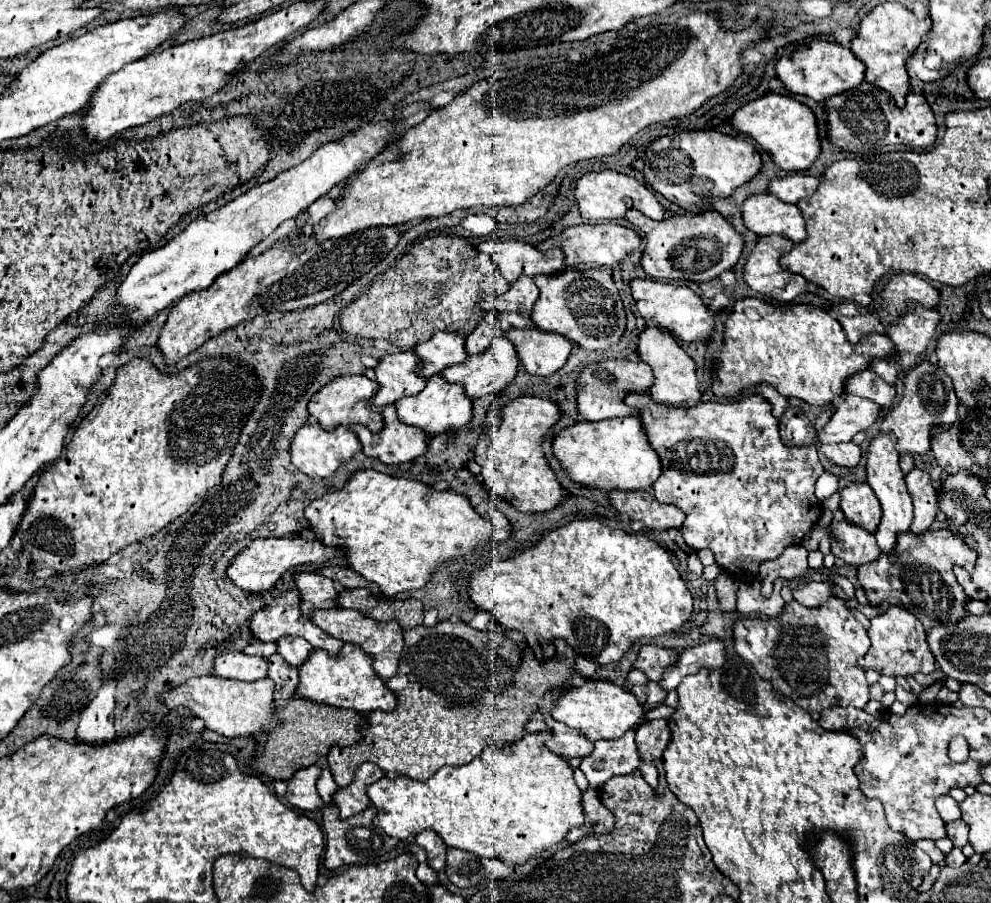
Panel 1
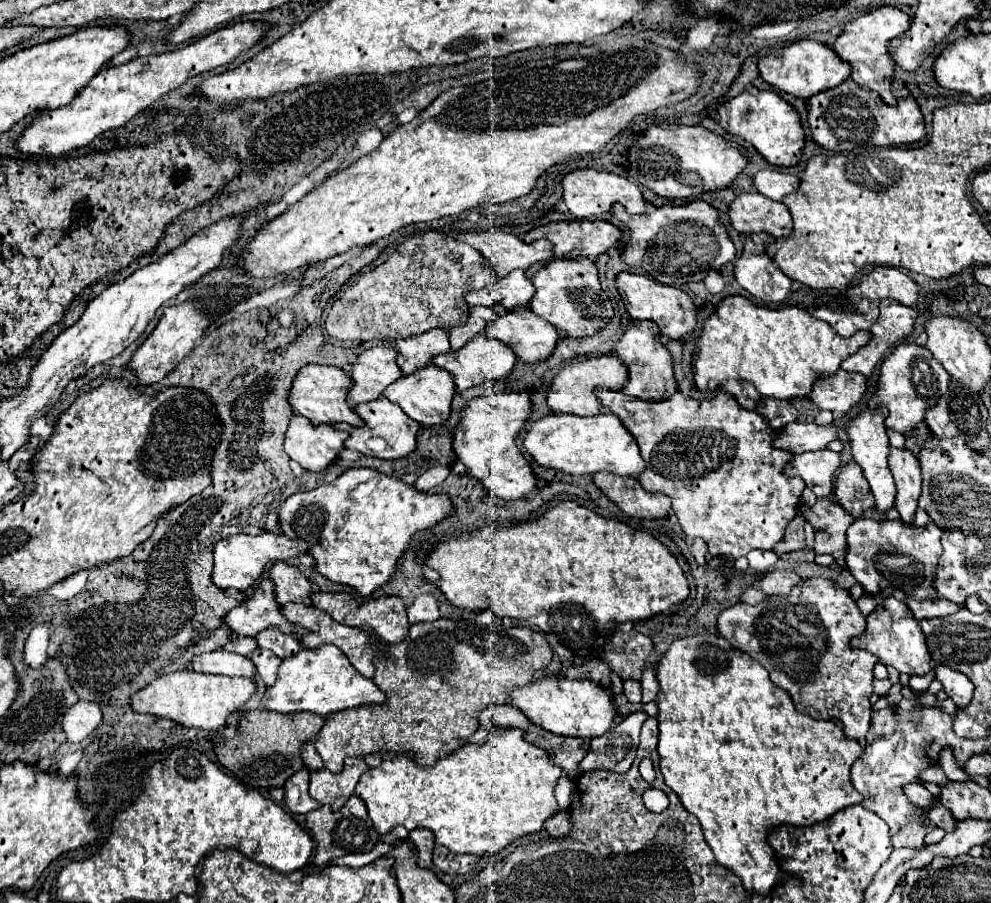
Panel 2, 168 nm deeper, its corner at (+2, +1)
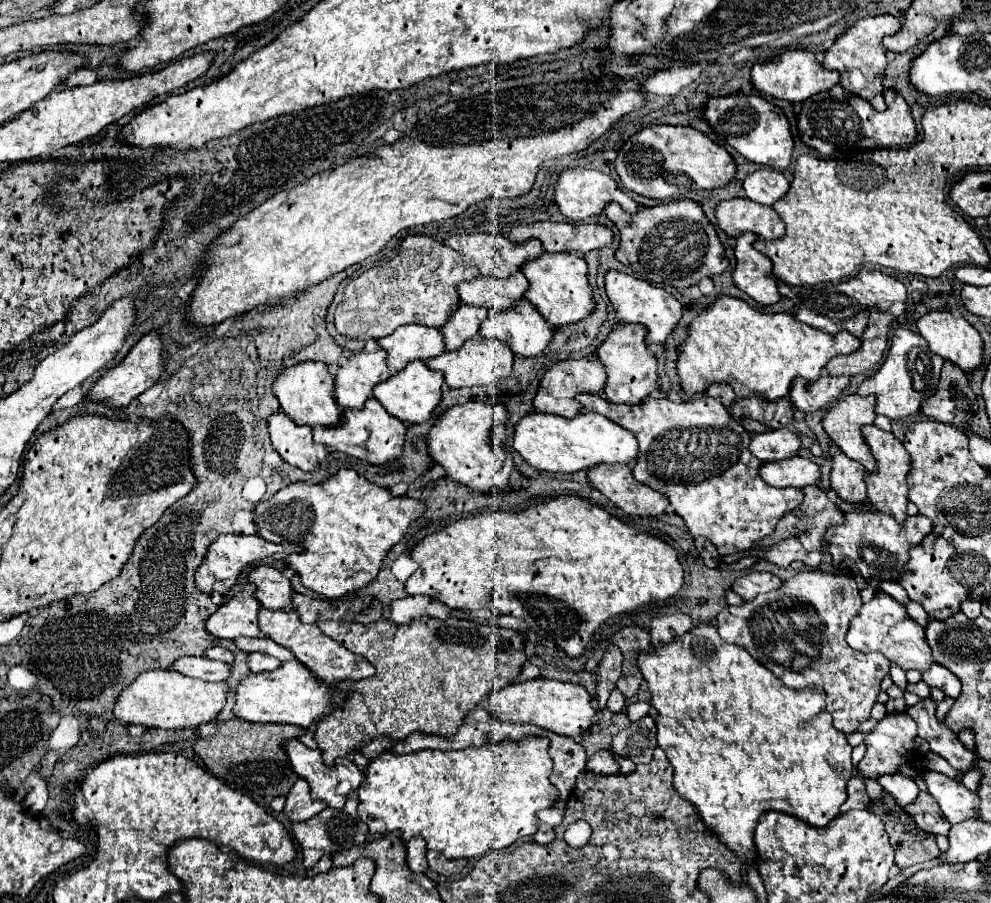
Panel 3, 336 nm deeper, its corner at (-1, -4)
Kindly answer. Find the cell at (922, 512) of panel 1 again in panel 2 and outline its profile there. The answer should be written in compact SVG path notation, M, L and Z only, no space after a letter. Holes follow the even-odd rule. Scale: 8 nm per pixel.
M890 447L888 465L896 483L896 499L894 507L900 513L904 523L912 523L914 511L918 507L918 495L922 491L922 477L918 459L908 449L894 449Z

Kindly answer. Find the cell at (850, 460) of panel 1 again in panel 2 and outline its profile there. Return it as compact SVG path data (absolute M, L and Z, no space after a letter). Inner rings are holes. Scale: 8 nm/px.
M820 449L794 455L784 467L786 477L802 477L816 497L828 497L832 491L832 477L840 467L840 453Z

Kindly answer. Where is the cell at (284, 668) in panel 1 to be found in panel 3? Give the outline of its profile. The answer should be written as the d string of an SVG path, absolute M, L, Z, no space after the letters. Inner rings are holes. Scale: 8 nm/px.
M261 652L249 654L249 668L251 668L251 672L273 672L279 666L281 666L281 662L275 660L273 656L265 656Z

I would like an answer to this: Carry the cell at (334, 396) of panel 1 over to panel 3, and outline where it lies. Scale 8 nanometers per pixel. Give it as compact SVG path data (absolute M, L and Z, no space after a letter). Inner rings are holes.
M301 362L285 368L273 382L273 392L281 402L281 410L301 426L335 426L341 422L341 410L333 400L333 374L323 362Z

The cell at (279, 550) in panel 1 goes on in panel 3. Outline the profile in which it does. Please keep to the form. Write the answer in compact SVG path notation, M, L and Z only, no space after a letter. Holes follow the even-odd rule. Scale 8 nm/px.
M225 534L225 536L219 536L209 546L205 562L197 568L197 574L195 574L197 588L201 588L201 592L205 592L205 594L211 594L211 592L227 594L237 584L239 576L243 574L243 570L247 566L261 564L263 558L271 558L273 554L287 554L289 556L291 552L297 552L293 544L273 544L273 542L267 542L265 538L261 538L257 534L253 534L253 536L243 536L243 534Z

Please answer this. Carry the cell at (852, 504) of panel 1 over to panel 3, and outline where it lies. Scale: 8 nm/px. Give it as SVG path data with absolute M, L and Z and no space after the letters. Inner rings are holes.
M831 448L833 458L833 470L831 470L831 488L837 492L837 496L849 504L861 504L867 500L867 484L865 474L867 470L847 458L839 448Z

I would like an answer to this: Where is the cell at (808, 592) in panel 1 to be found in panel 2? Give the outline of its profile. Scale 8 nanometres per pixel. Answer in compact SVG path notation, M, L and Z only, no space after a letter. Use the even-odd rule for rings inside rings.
M772 569L768 573L764 573L762 577L758 577L752 587L764 591L766 595L788 595L792 591L794 585L798 585L802 581L802 577L798 577L794 571L780 571L780 569Z

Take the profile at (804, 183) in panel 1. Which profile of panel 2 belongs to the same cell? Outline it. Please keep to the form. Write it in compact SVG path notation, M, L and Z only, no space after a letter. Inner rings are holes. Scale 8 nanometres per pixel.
M762 169L754 175L754 187L764 197L772 201L782 201L784 195L798 189L798 177L776 169Z

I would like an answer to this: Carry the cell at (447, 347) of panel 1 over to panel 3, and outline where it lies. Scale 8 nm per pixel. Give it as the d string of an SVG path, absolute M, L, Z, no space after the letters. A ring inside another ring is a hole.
M419 324L399 326L391 336L377 340L383 350L387 350L387 366L393 372L401 372L405 364L413 360L429 360L445 350L443 336L437 328L427 328Z

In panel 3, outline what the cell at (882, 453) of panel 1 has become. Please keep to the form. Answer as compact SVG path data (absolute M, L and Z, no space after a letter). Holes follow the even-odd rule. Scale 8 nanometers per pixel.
M851 394L823 416L823 428L837 448L841 448L849 458L861 462L871 474L877 472L877 462L865 444L863 426L873 424L877 416L873 404L873 396L863 398L859 394Z

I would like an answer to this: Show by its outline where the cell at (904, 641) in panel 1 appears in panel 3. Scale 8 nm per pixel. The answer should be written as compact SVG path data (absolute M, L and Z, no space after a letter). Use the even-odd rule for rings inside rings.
M877 592L875 598L863 604L859 614L853 618L851 628L847 632L847 644L865 654L881 652L887 660L895 662L905 672L907 670L925 672L933 664L933 656L923 630L925 630L923 626L919 626L913 618L909 618L903 604L899 604L885 592Z

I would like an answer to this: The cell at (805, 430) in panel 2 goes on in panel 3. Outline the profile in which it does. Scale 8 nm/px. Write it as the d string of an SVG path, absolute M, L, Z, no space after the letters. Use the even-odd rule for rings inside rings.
M789 428L755 434L751 440L751 452L763 462L791 458L801 450L801 446L801 436Z

